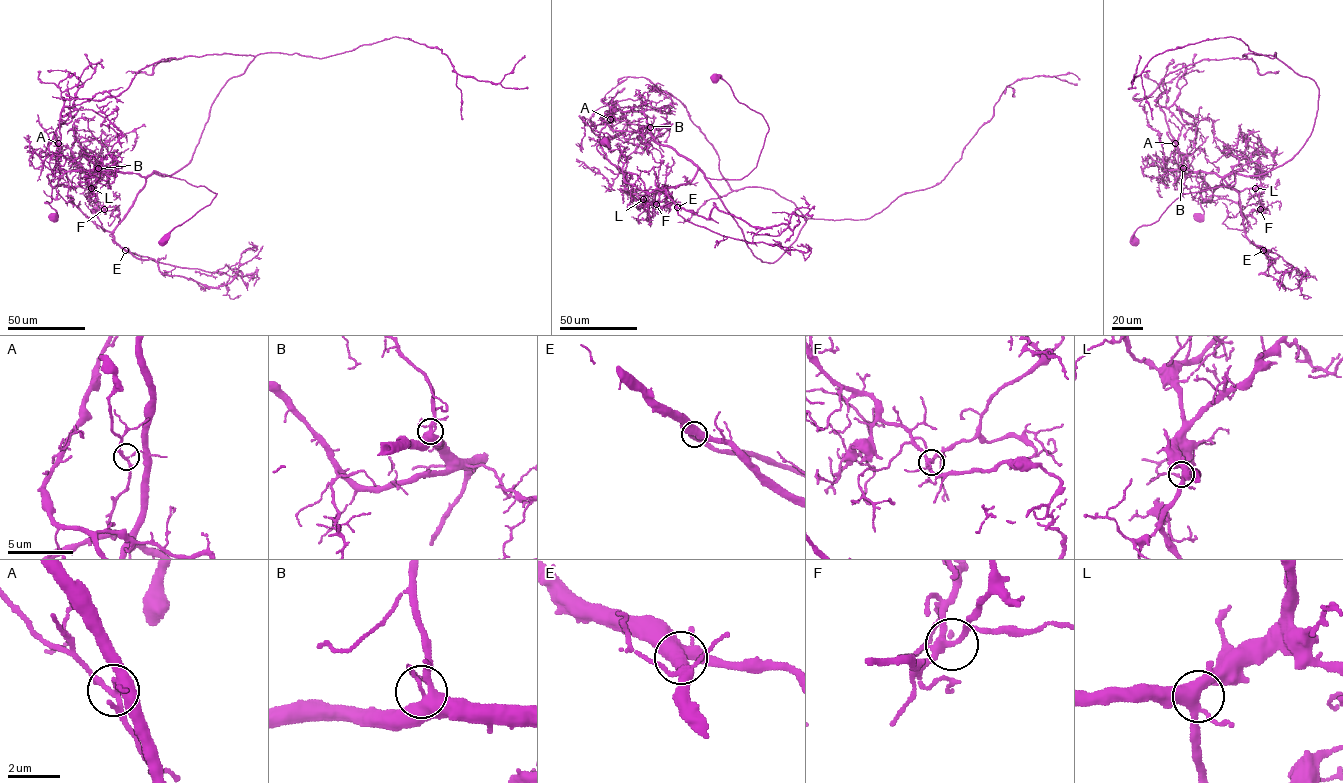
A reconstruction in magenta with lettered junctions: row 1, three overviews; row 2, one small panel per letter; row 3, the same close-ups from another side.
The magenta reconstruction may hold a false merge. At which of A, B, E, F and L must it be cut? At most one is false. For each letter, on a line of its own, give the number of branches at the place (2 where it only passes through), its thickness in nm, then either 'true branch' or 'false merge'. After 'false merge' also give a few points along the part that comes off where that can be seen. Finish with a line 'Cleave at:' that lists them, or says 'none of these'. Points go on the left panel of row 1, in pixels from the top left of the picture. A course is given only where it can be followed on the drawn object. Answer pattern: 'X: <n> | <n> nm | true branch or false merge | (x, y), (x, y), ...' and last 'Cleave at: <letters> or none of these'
A: 4 | 180 nm | false merge | (58, 143), (53, 174), (47, 176), (50, 184), (91, 191), (90, 176), (105, 141), (135, 131), (132, 148)
B: 5 | 440 nm | true branch
E: 4 | 480 nm | true branch
F: 5 | 280 nm | true branch
L: 4 | 420 nm | true branch
Cleave at: A

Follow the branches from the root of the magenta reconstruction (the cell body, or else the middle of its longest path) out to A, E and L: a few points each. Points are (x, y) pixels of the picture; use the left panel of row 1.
A: (163, 243), (217, 193), (155, 171), (145, 177), (89, 175), (57, 153), (58, 143)
E: (163, 243), (174, 228), (208, 205), (217, 193), (153, 171), (113, 231), (114, 240), (125, 250)
L: (163, 243), (217, 193), (155, 171), (89, 175), (56, 152), (59, 143), (50, 184), (91, 188)

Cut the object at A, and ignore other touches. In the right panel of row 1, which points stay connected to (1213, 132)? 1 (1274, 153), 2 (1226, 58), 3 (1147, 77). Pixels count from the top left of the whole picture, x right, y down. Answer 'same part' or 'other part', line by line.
1: same part
2: other part
3: same part

